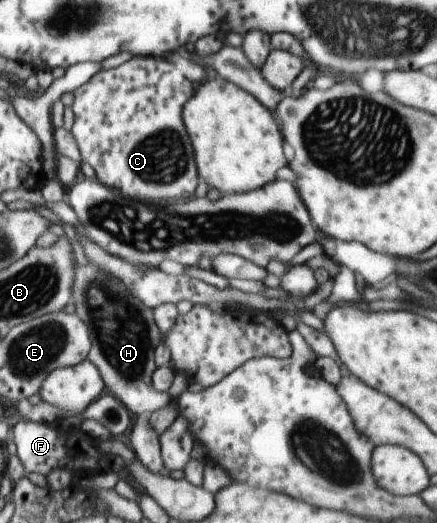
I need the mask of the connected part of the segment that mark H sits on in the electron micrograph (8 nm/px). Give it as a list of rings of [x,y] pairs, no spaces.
[[[88,258],[85,261],[85,265],[74,262],[76,274],[73,277],[76,282],[70,303],[74,305],[74,313],[90,328],[90,362],[100,371],[107,392],[119,400],[132,417],[146,418],[152,411],[164,408],[170,400],[166,391],[154,390],[151,383],[151,374],[155,369],[154,348],[162,340],[152,308],[146,308],[138,298],[134,298],[122,282],[92,266]]]

